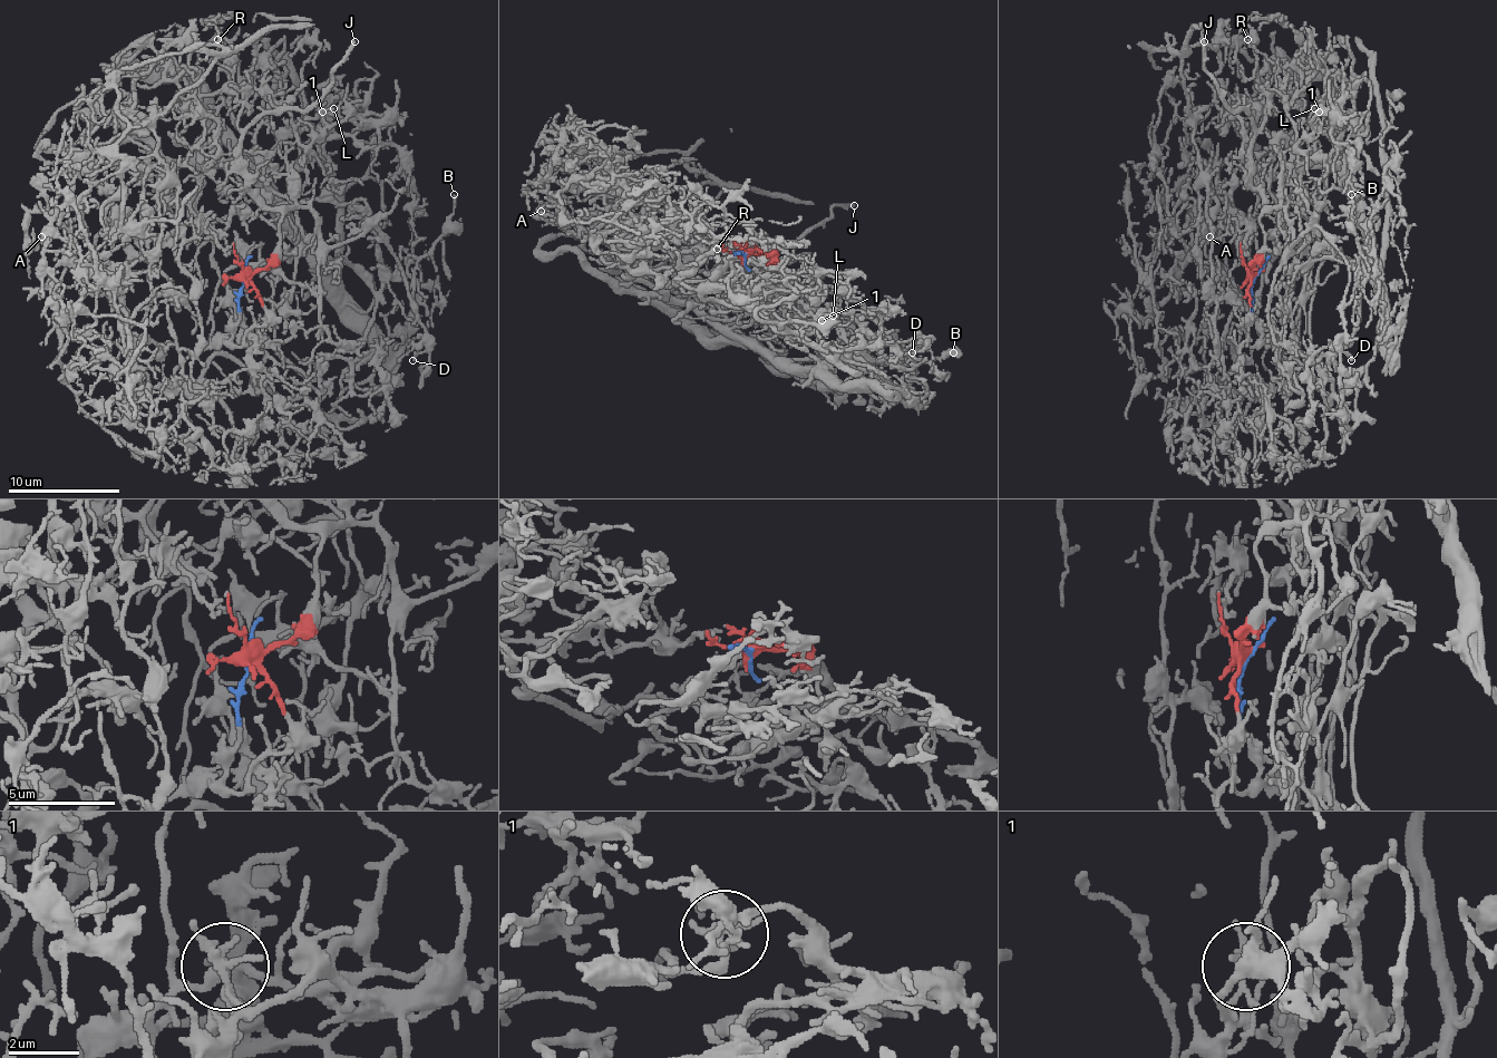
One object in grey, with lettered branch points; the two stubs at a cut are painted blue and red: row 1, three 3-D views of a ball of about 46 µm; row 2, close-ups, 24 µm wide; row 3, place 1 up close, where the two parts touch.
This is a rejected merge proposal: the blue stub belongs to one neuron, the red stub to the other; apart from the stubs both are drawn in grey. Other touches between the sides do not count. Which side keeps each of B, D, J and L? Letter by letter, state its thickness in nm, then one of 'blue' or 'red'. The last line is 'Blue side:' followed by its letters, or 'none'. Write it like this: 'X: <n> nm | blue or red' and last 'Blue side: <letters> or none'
B: 160 nm | red
D: 180 nm | red
J: 240 nm | red
L: 130 nm | blue
Blue side: L

